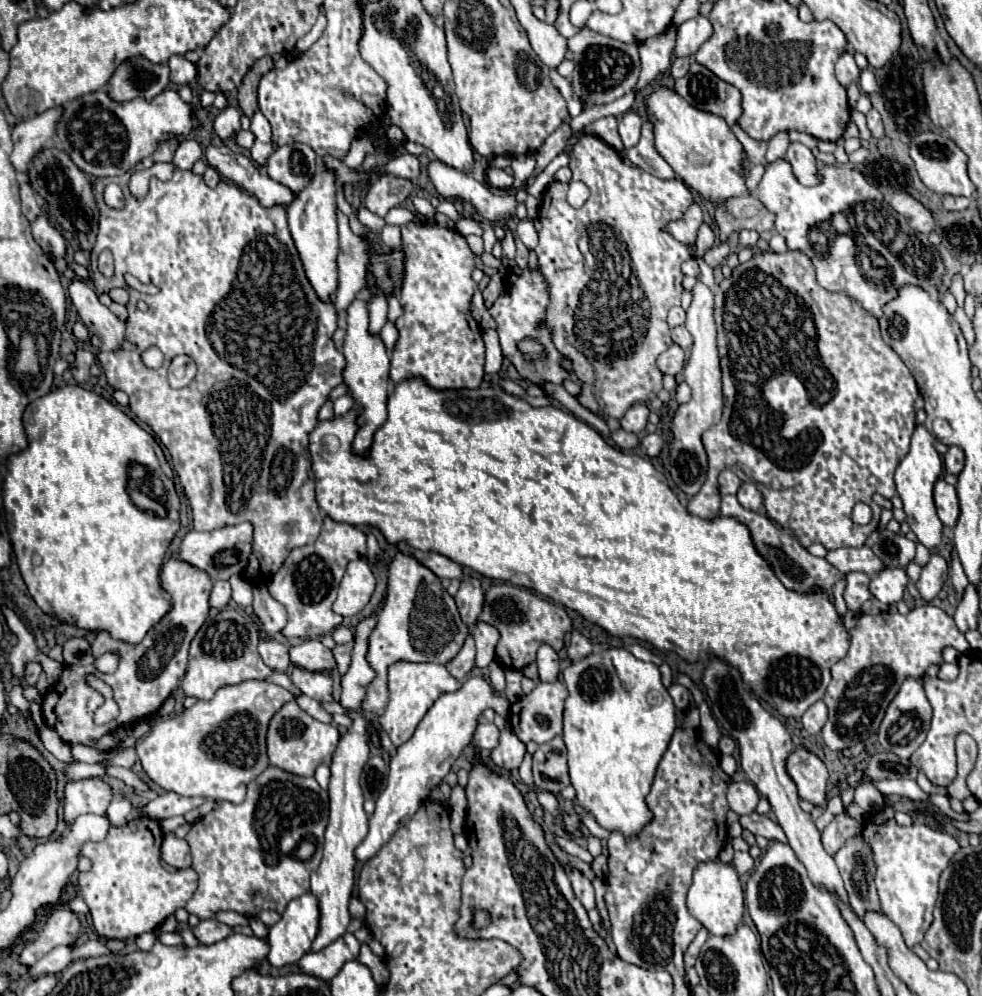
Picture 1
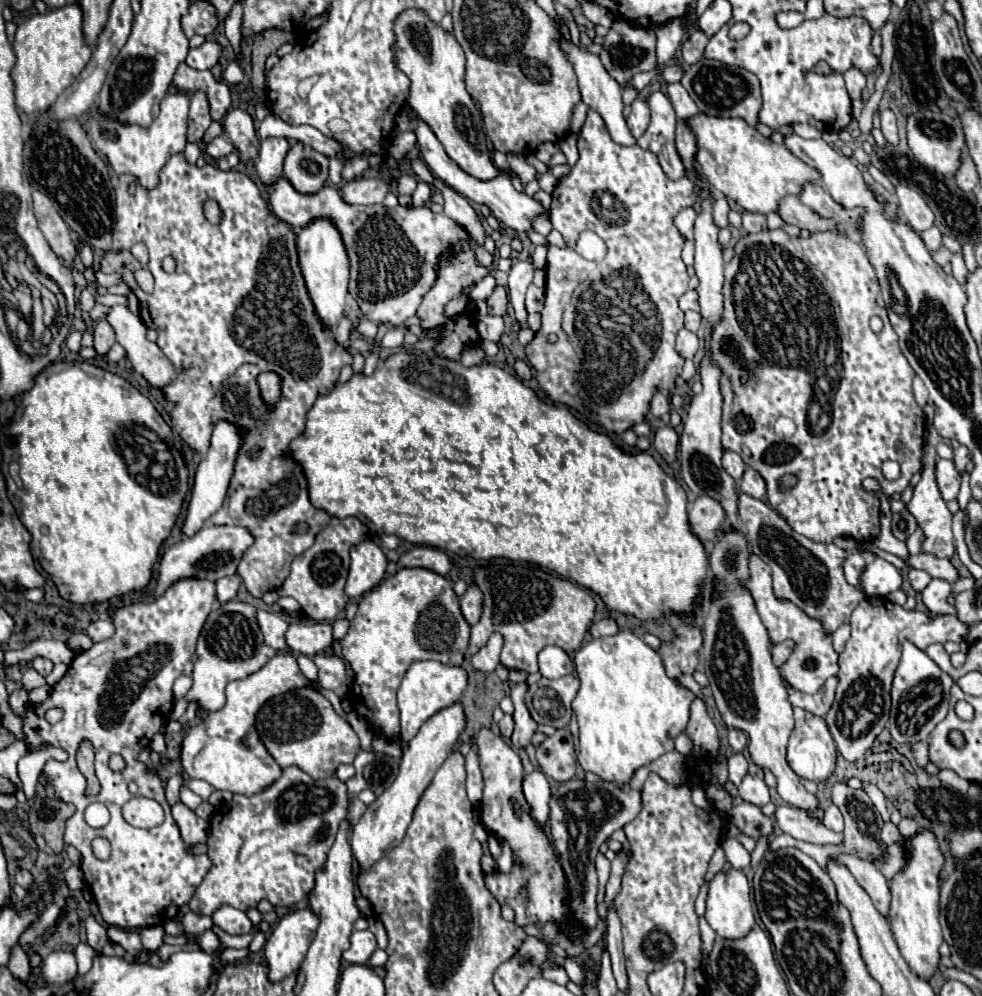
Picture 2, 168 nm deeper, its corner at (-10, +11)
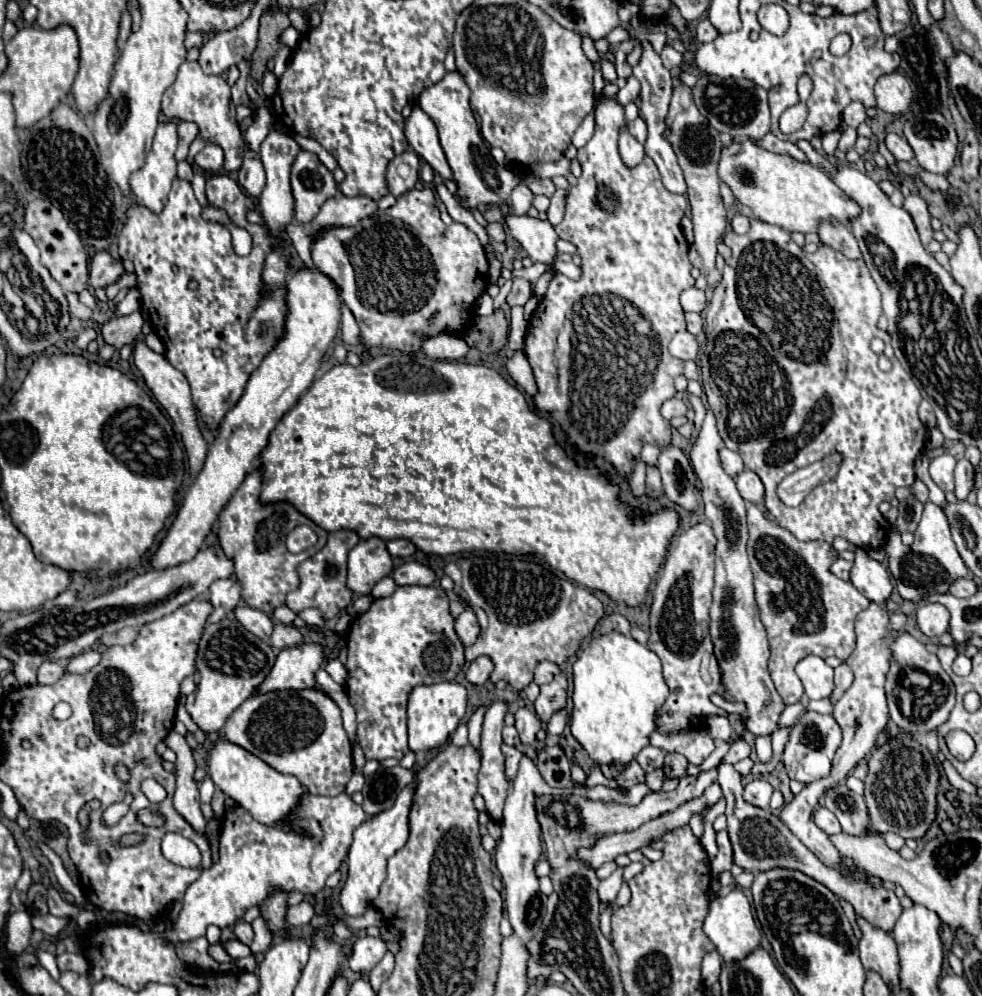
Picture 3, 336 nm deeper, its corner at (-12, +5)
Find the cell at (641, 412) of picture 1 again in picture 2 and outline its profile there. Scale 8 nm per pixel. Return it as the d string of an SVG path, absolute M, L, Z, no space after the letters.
M656 392L656 394L652 396L652 400L650 400L650 416L660 418L660 416L664 416L668 410L670 410L670 402L668 402L668 398L666 398L664 394Z

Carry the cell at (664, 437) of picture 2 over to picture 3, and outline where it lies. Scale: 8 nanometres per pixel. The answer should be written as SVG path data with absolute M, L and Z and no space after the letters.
M676 446L664 448L660 452L658 470L660 470L662 486L668 500L688 512L696 512L698 510L698 498L696 498L698 478L686 454Z

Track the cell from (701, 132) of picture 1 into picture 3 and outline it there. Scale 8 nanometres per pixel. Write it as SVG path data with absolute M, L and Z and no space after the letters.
M744 140L742 144L732 142L730 148L722 150L718 176L732 188L736 200L746 204L756 218L780 226L786 232L818 232L818 226L824 220L836 220L842 226L848 226L850 220L860 214L860 206L846 196L828 174L808 162L798 162L792 156L772 154L750 140Z

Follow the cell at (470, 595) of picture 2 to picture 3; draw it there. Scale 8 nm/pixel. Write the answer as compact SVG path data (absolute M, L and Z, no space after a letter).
M466 608L466 610L456 618L454 628L456 628L456 634L458 634L458 638L462 640L464 646L472 646L472 644L476 642L478 634L480 634L478 620L476 620L476 616L472 614L470 608Z

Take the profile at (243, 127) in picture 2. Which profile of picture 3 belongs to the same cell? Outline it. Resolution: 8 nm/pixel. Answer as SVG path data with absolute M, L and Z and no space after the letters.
M246 150L246 158L244 158L244 164L238 172L238 184L242 186L242 190L252 196L252 198L258 198L262 194L262 188L264 188L264 182L266 182L266 176L264 176L264 168L262 168L262 162L260 158Z

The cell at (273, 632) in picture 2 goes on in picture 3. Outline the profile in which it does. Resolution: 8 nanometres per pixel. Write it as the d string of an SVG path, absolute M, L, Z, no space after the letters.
M236 606L234 616L236 616L236 620L246 630L250 630L252 634L256 634L260 640L268 642L268 634L272 632L272 626L274 626L274 622L272 622L272 618L268 614L260 612L256 608L250 608L250 606Z

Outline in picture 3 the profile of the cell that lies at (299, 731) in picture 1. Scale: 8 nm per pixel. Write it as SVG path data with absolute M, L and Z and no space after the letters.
M316 688L282 690L282 692L268 692L268 694L250 696L244 702L244 706L240 706L240 710L236 710L236 714L232 714L232 718L228 718L228 722L222 728L222 736L228 742L258 756L274 770L296 776L302 782L302 786L310 794L316 794L316 796L336 796L336 794L344 792L350 776L354 774L352 746L350 746L350 740L348 740L344 726L342 726L340 708L336 706L336 702L328 694L324 694L322 690L316 690Z

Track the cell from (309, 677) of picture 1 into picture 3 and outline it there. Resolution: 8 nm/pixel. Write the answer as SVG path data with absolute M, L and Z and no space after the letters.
M336 658L336 660L330 660L326 666L326 672L332 676L332 680L334 682L338 682L338 684L344 684L346 682L346 668L342 666L342 662Z

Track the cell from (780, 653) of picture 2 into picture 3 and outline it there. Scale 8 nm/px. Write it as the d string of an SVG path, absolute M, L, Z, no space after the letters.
M754 504L748 508L748 532L750 540L746 548L754 574L756 604L770 642L768 670L782 700L786 704L796 704L802 698L804 688L794 674L794 666L810 654L846 660L856 644L854 618L870 604L870 600L864 598L852 582L844 582L828 570L834 562L832 546L828 542L798 540L766 518Z

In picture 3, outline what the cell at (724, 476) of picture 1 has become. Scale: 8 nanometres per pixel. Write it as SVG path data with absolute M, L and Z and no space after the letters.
M722 446L722 448L720 448L720 464L722 464L724 472L726 472L726 474L730 474L732 478L744 470L744 462L742 462L740 454L738 454L738 452L728 450L726 446Z

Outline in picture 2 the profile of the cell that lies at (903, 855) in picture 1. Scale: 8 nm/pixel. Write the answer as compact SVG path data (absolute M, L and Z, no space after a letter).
M930 828L916 832L910 838L910 850L906 852L906 866L894 874L890 880L892 906L890 906L890 928L898 942L898 948L910 968L924 980L938 970L938 946L942 940L942 930L938 922L938 892L940 892L940 872L944 870L946 858L938 844L936 834Z

